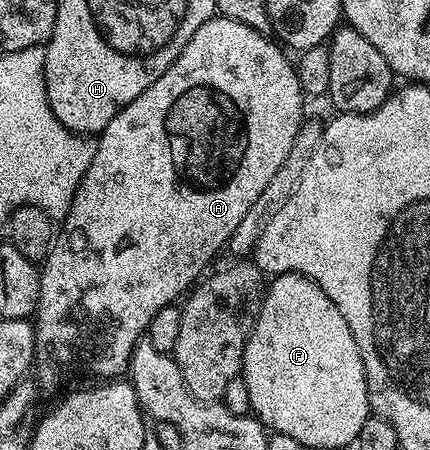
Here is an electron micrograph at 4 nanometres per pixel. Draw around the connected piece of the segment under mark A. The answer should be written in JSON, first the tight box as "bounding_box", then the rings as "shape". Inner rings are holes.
{"bounding_box":[34,16,306,391],"shape":[[[213,16],[200,25],[194,36],[190,36],[178,60],[174,60],[174,64],[170,64],[170,68],[166,68],[166,72],[162,72],[162,76],[158,76],[158,80],[154,80],[154,84],[150,84],[150,88],[142,92],[142,96],[130,100],[130,104],[126,104],[126,108],[122,108],[122,112],[118,112],[118,116],[114,116],[114,120],[106,124],[104,131],[95,139],[96,151],[78,184],[68,215],[59,223],[52,246],[39,267],[40,299],[34,315],[34,378],[41,391],[54,389],[60,382],[60,366],[72,366],[76,361],[85,362],[89,372],[97,374],[95,377],[100,380],[112,380],[123,375],[127,371],[132,350],[148,333],[148,325],[154,312],[173,305],[205,273],[204,266],[211,264],[212,257],[227,247],[230,236],[238,228],[238,224],[242,224],[242,216],[250,212],[250,204],[254,204],[254,200],[262,196],[262,188],[270,184],[274,172],[282,168],[282,160],[290,156],[290,148],[294,146],[294,140],[306,118],[306,95],[298,84],[295,65],[290,58],[288,62],[287,56],[289,57],[267,33],[250,28],[238,20]]]}

